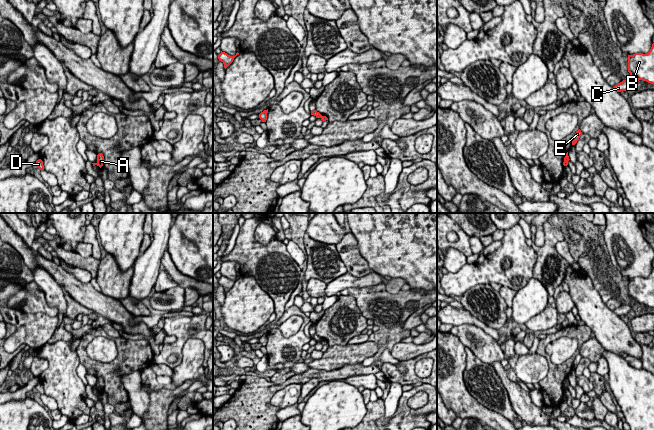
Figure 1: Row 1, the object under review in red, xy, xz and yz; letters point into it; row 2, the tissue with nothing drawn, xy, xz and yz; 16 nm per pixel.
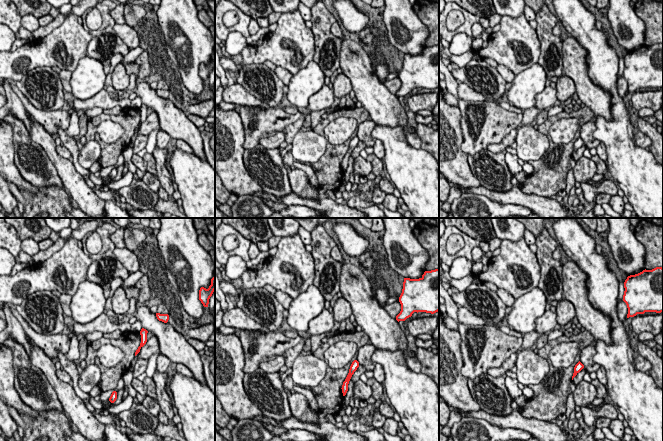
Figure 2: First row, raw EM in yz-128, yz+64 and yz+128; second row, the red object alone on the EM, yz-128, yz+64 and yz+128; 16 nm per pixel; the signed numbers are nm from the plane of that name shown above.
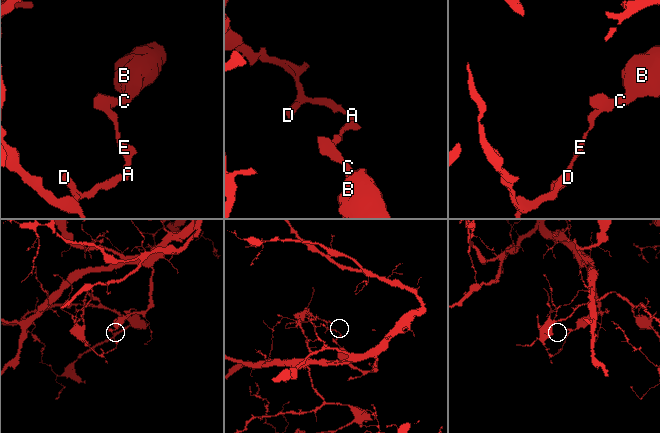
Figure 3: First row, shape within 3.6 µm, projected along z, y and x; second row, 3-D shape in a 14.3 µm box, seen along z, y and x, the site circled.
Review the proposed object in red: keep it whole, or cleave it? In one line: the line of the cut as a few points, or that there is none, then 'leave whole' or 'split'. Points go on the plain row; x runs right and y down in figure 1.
cut yz (563, 386), (565, 389); split

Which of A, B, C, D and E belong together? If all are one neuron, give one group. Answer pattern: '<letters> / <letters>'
A B C E / D

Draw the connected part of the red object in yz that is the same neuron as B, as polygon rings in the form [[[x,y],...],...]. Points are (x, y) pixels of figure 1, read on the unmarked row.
[[[654,267],[647,278],[628,279],[628,296],[634,304],[654,308]]]

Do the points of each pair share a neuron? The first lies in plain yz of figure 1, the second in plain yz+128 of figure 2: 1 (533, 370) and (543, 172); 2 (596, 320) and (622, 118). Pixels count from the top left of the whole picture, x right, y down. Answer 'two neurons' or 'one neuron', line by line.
1: two neurons
2: two neurons

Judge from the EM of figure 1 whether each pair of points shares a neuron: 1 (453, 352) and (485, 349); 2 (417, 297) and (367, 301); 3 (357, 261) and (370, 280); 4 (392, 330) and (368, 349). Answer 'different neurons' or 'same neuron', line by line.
1: different neurons
2: same neuron
3: different neurons
4: different neurons

